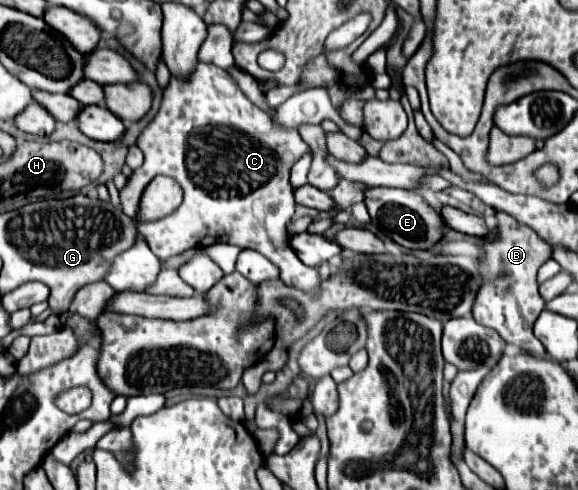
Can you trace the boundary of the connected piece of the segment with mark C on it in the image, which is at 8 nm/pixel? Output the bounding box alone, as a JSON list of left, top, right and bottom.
[120,63,320,295]

